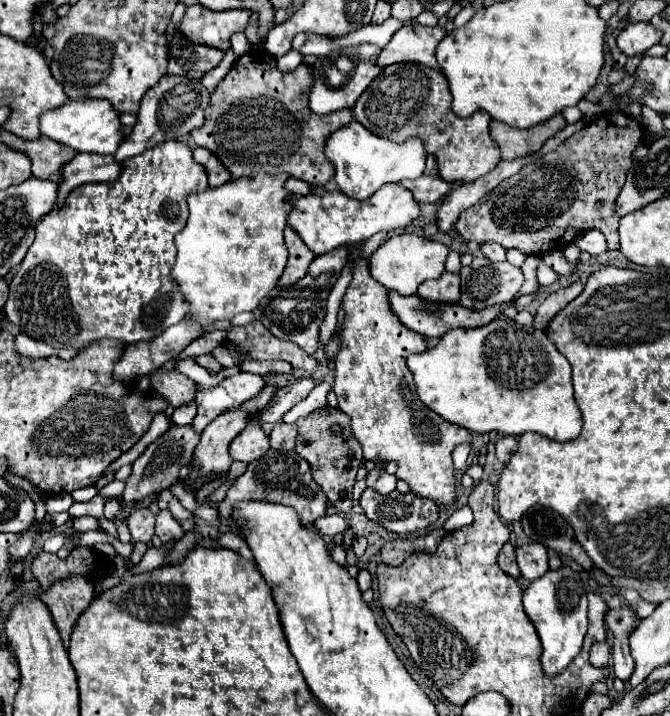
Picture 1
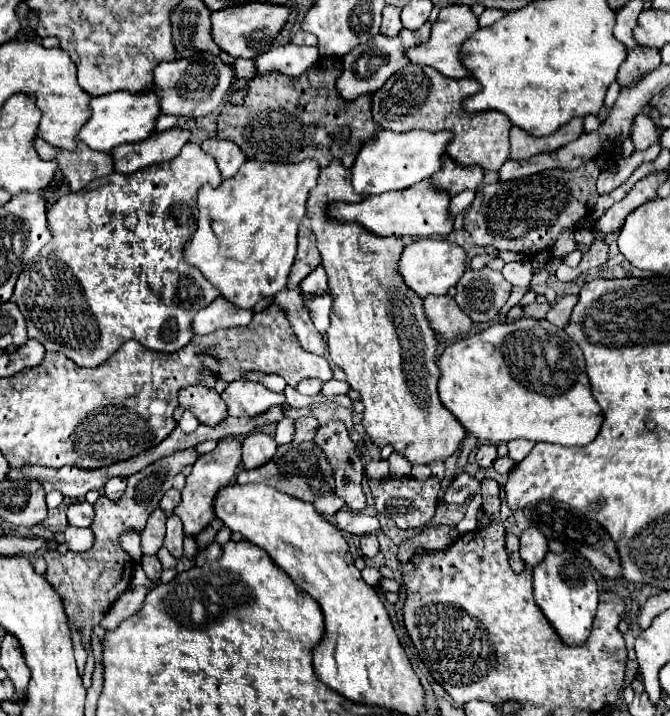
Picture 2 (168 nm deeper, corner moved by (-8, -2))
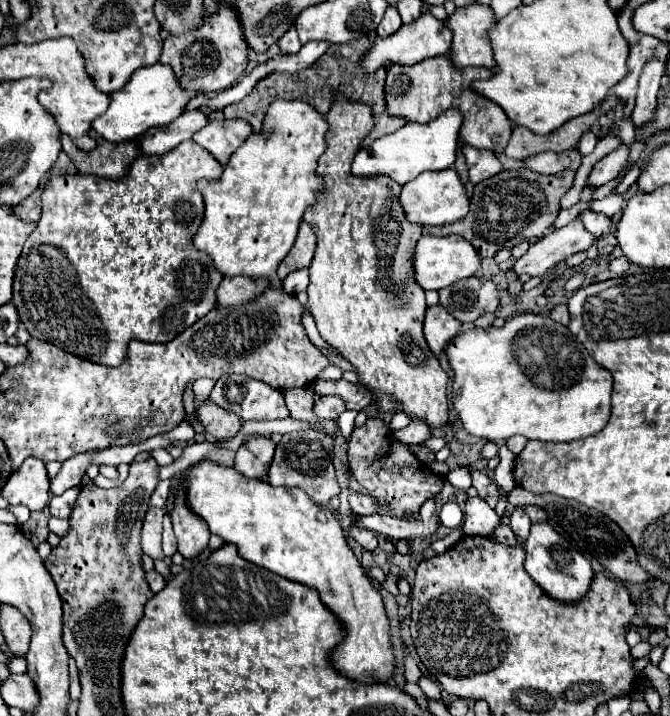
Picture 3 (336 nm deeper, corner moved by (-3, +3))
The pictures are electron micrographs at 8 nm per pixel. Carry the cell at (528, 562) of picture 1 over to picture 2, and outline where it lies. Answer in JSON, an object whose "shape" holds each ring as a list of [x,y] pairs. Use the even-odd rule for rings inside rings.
{"shape":[[[528,527],[520,537],[520,557],[522,557],[522,561],[532,569],[532,567],[540,565],[540,561],[544,561],[546,553],[548,553],[546,537],[536,527]]]}

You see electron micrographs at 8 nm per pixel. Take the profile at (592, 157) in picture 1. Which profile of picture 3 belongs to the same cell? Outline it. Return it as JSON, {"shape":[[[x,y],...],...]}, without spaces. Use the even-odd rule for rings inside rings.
{"shape":[[[529,168],[503,170],[497,176],[491,176],[473,188],[471,210],[465,218],[447,226],[425,226],[423,234],[465,236],[483,258],[493,258],[503,248],[511,250],[523,240],[541,236],[549,228],[549,224],[555,222],[559,214],[559,200],[573,186],[573,178],[575,172],[571,170],[553,176],[545,176]]]}

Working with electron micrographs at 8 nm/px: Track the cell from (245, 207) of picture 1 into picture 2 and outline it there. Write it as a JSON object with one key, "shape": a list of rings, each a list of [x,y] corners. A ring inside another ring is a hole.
{"shape":[[[314,159],[296,165],[246,161],[240,171],[232,179],[222,181],[220,187],[212,189],[204,185],[198,191],[198,229],[184,245],[184,261],[200,269],[206,281],[218,289],[220,297],[232,301],[232,305],[240,309],[252,309],[258,301],[274,297],[286,287],[296,255],[298,225],[306,215],[306,199],[310,189],[316,187],[318,173],[320,169]]]}

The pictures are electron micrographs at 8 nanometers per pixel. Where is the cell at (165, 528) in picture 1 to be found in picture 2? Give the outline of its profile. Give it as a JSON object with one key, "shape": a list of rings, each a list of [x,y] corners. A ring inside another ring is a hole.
{"shape":[[[170,515],[166,527],[168,527],[168,531],[166,531],[164,547],[166,547],[176,559],[180,559],[180,557],[182,557],[182,551],[184,551],[184,549],[182,549],[182,543],[184,543],[184,529],[182,529],[180,517]]]}

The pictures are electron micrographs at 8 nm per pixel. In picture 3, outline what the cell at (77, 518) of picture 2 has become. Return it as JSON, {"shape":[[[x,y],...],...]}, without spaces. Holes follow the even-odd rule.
{"shape":[[[75,486],[75,488],[63,492],[61,496],[53,496],[51,502],[49,502],[49,510],[51,510],[51,514],[57,516],[57,518],[69,518],[71,510],[73,510],[73,506],[75,506],[75,500],[77,500],[79,490],[81,490],[81,488]]]}

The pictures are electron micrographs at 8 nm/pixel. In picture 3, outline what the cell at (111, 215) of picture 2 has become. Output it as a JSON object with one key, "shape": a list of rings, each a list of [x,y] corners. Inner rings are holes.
{"shape":[[[187,140],[163,156],[139,156],[133,162],[129,174],[119,180],[103,180],[99,176],[83,176],[83,174],[51,176],[41,194],[41,200],[43,200],[41,220],[37,222],[35,232],[31,232],[31,236],[27,238],[23,252],[17,260],[17,268],[15,268],[13,304],[19,312],[21,322],[27,328],[27,332],[33,338],[55,344],[57,348],[61,348],[73,356],[85,358],[89,362],[97,362],[97,364],[105,364],[105,366],[119,366],[127,358],[127,346],[131,340],[171,342],[177,334],[181,334],[185,328],[189,328],[199,318],[203,318],[207,312],[211,312],[217,306],[215,292],[223,280],[223,274],[215,268],[215,262],[209,260],[209,256],[205,252],[199,252],[193,246],[193,236],[203,220],[203,196],[197,190],[197,180],[219,178],[221,172],[223,172],[223,166],[211,156],[211,152],[207,152],[203,146],[195,144],[193,140]]]}

